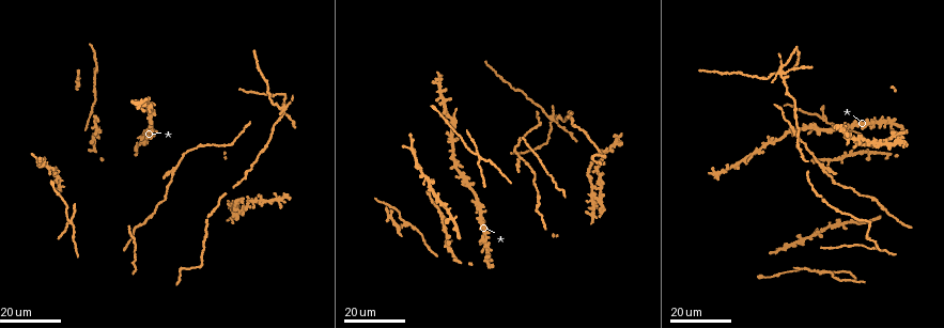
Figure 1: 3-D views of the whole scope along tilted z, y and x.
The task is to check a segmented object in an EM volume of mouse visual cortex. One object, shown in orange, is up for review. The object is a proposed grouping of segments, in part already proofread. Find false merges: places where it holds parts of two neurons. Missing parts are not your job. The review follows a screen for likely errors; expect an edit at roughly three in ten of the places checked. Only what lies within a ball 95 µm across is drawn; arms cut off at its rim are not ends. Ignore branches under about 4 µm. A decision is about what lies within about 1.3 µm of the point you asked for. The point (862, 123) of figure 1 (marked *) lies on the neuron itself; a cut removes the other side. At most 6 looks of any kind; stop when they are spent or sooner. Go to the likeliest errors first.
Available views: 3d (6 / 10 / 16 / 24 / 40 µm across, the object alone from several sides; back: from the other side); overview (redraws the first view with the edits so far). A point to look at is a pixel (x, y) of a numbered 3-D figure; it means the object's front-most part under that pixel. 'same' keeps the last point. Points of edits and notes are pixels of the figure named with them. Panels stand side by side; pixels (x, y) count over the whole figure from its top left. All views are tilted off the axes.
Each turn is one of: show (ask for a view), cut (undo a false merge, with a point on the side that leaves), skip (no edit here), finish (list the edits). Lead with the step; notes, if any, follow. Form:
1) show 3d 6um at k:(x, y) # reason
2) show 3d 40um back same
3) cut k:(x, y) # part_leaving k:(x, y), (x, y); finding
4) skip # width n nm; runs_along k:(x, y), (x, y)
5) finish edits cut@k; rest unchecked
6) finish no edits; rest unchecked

show 3d 16um at 1:(484, 233) # looks like a crossing

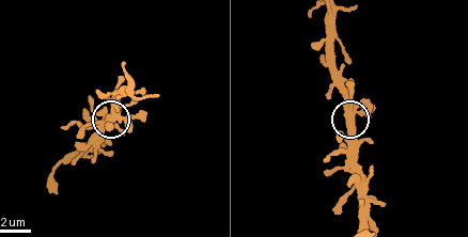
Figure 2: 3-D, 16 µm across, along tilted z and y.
show 3d 6um at 2:(357, 110) # zoom in

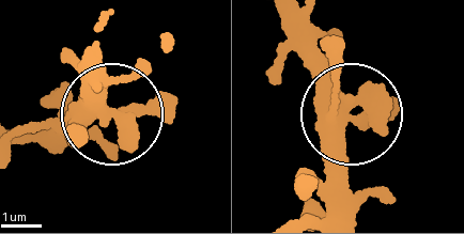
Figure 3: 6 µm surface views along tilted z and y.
skip # width 440 nm; all the same neuron

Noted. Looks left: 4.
show 3d 24um at 1:(176, 167)

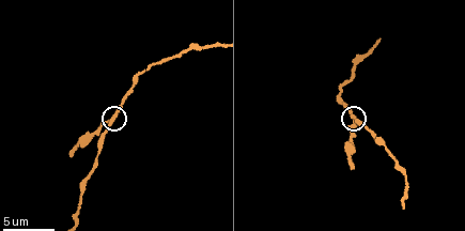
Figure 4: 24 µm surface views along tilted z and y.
show 3d 6um at 4:(114, 119)

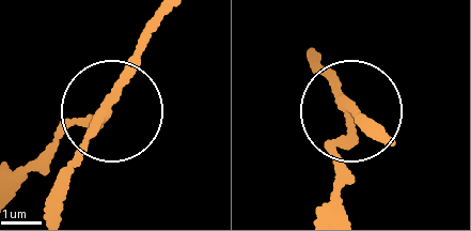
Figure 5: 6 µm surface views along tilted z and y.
cut 5:(60, 122) # part_leaving 5:(105, 104), (10, 175); two neurons meet here

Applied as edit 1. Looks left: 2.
show 3d 24um at 1:(441, 204) # four-way junction

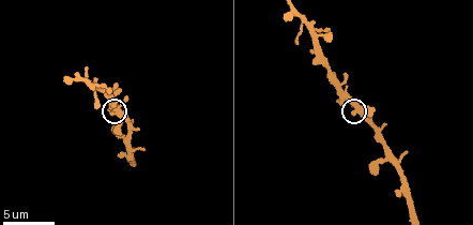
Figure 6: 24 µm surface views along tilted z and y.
show 3d 6um at 6:(351, 103)

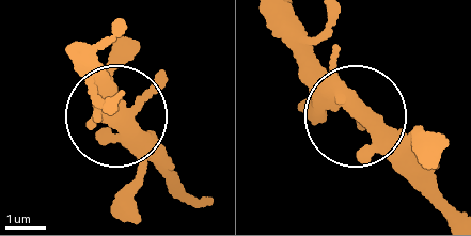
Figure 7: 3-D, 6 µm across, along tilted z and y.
skip # arms 4; all the same neuron

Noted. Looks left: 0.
finish edits cut@5; rest unchecked

